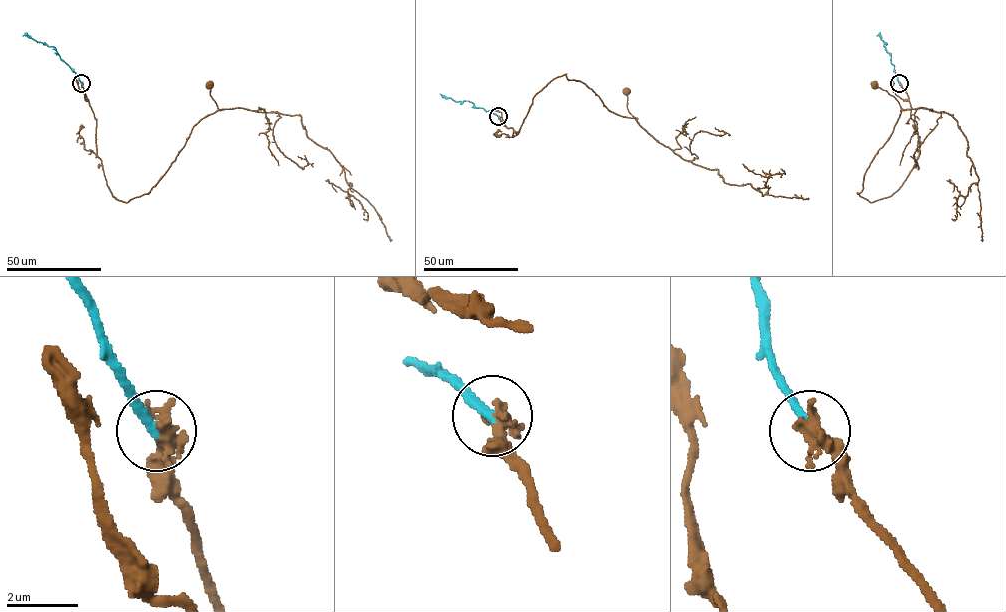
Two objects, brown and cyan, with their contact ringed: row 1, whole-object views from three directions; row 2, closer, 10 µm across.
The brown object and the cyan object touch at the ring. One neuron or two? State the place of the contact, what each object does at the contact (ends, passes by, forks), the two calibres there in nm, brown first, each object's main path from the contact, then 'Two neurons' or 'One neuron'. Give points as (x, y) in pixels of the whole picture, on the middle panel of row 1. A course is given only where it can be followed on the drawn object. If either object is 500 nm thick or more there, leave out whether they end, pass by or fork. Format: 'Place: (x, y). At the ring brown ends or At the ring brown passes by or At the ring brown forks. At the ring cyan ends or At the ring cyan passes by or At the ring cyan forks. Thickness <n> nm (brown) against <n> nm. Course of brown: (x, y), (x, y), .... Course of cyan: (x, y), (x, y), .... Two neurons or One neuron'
Place: (498, 116). At the ring brown ends. At the ring cyan ends. Thickness 420 nm (brown) against 320 nm. Course of brown: (498, 116), (514, 136), (533, 97), (565, 75), (584, 83), (610, 111), (635, 118), (628, 110), (627, 90). Course of cyan: (498, 116), (476, 108), (469, 101), (455, 101), (440, 93). Two neurons

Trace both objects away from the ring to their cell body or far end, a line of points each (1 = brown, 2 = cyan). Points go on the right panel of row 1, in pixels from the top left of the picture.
1: (899, 83), (919, 156), (896, 191), (870, 202), (858, 193), (864, 174), (901, 109), (873, 85)
2: (899, 83), (891, 55), (883, 46), (884, 42), (876, 36)

